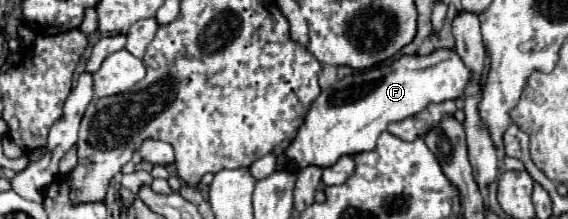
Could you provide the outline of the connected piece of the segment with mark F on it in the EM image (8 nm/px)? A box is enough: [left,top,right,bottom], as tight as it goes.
[276,49,470,171]

